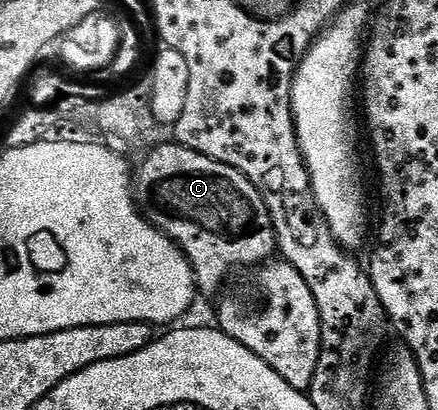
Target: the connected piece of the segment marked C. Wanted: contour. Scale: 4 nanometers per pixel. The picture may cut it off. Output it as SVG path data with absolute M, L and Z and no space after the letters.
M177 143L169 144L170 145L159 144L157 147L151 148L149 152L145 154L145 157L147 156L146 162L144 162L139 169L137 166L136 169L136 180L132 185L134 196L142 216L145 217L150 224L155 225L165 237L170 237L182 248L183 255L190 260L190 266L194 269L194 279L197 288L201 290L201 292L203 289L206 293L216 292L215 294L217 294L219 290L227 284L226 276L228 276L233 269L238 269L241 265L250 265L246 267L258 267L263 263L269 262L271 258L275 256L276 250L278 249L278 237L274 234L274 221L270 218L270 212L266 206L266 199L263 197L262 192L258 190L240 170L228 167L216 159L208 159L208 155L200 155L196 151L192 151L183 145Z

